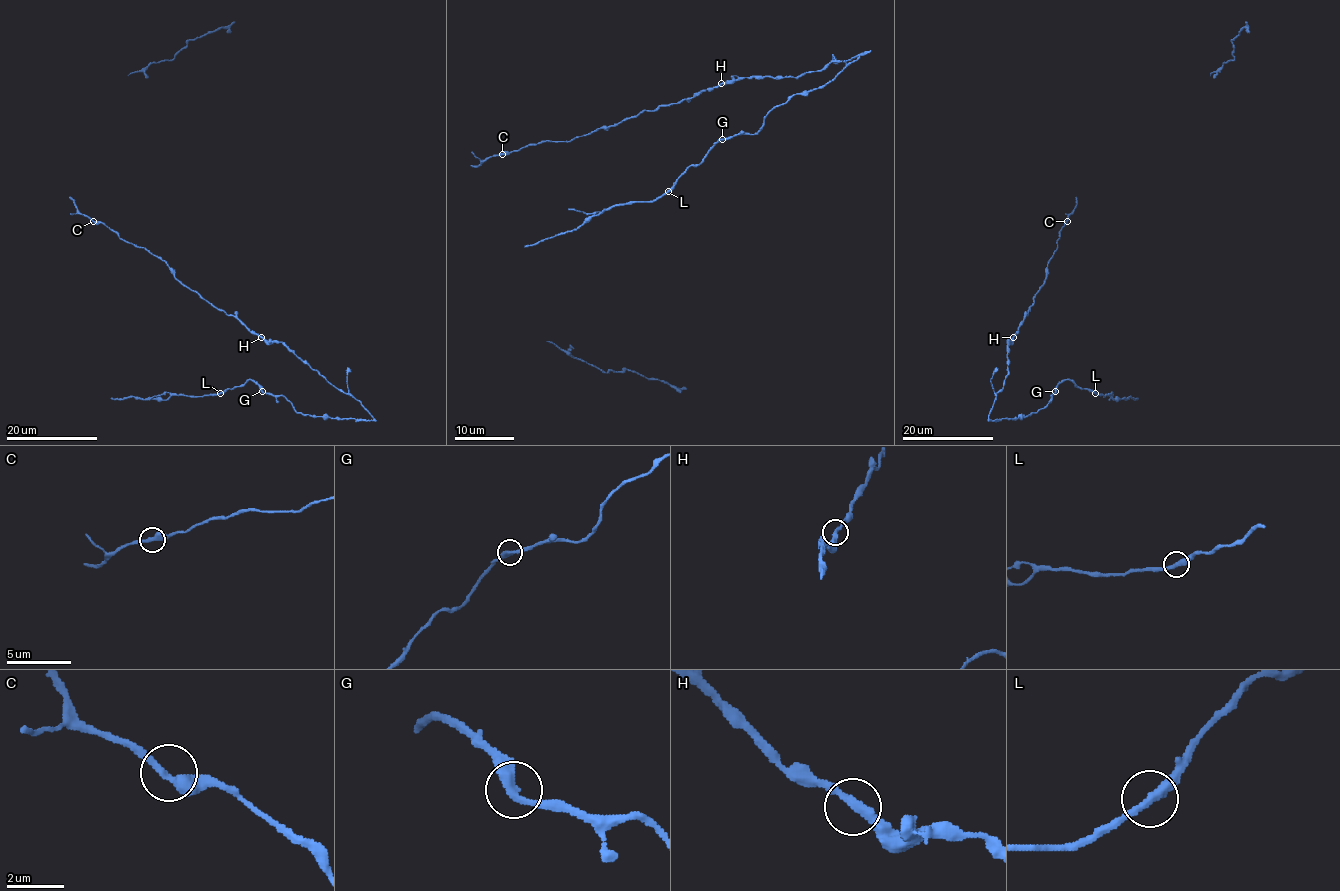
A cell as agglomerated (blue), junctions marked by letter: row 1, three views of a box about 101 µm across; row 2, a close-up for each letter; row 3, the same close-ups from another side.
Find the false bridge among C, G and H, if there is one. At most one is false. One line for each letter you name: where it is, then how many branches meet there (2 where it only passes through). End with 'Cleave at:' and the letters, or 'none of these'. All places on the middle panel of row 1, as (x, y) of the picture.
Cleave at: none of these

